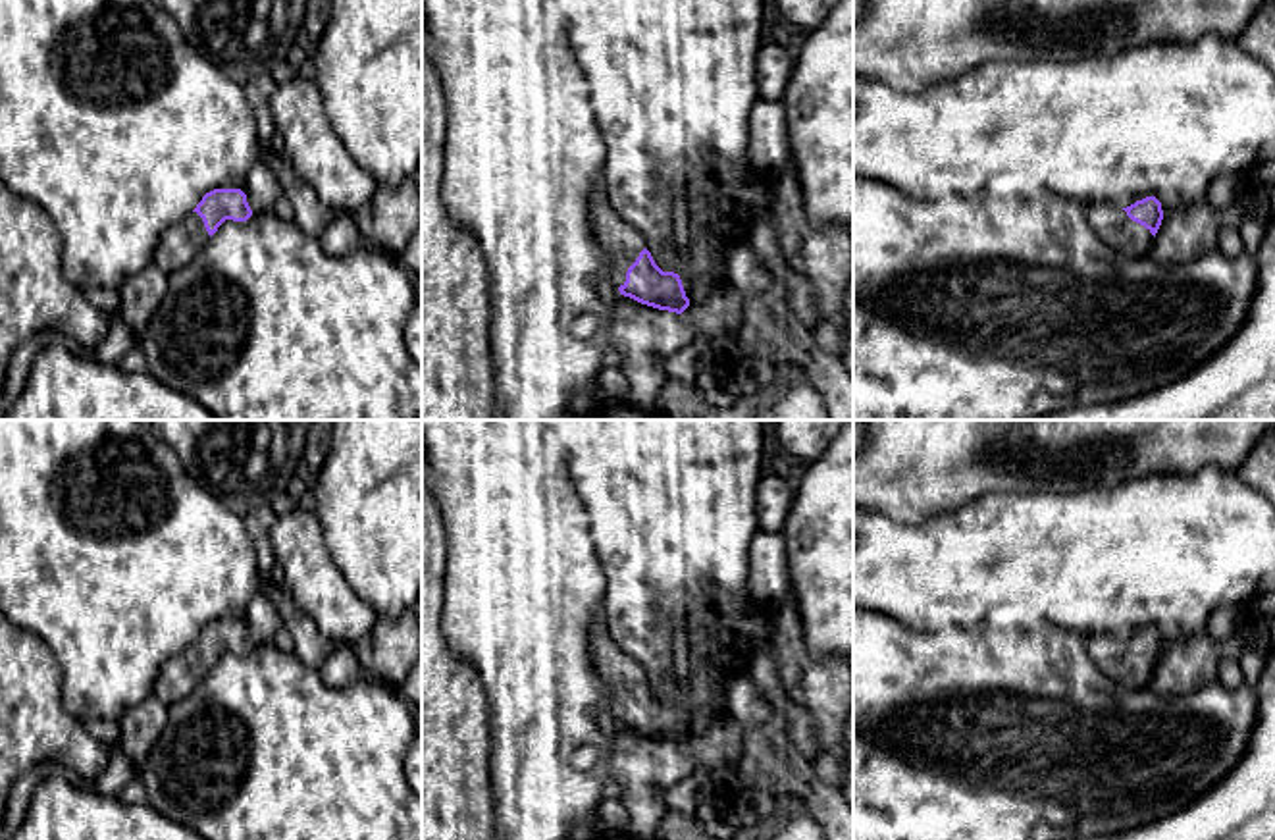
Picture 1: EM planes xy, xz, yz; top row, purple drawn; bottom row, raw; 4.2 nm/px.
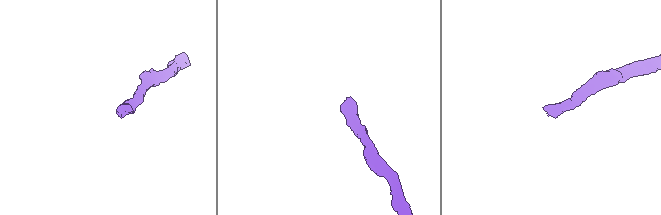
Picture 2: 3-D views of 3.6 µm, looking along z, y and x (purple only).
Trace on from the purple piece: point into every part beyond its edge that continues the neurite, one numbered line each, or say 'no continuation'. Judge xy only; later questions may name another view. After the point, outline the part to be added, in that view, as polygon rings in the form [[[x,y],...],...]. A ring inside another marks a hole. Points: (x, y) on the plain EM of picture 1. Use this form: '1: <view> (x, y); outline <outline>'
1: xy (182, 673); outline [[[191,643],[162,665],[152,686],[152,696],[169,707],[171,703],[187,697],[189,692],[202,682],[208,670],[210,667],[202,649],[196,643]]]

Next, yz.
1: yz (1112, 656); outline [[[1092,636],[1086,640],[1092,663],[1113,682],[1125,688],[1152,684],[1154,667],[1132,653],[1127,643],[1113,636]]]

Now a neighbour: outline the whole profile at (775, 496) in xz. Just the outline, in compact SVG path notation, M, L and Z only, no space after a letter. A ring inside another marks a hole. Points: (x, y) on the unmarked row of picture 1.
M763 474L755 493L755 514L759 530L778 534L782 532L790 507L794 503L794 480L784 480L770 474Z

